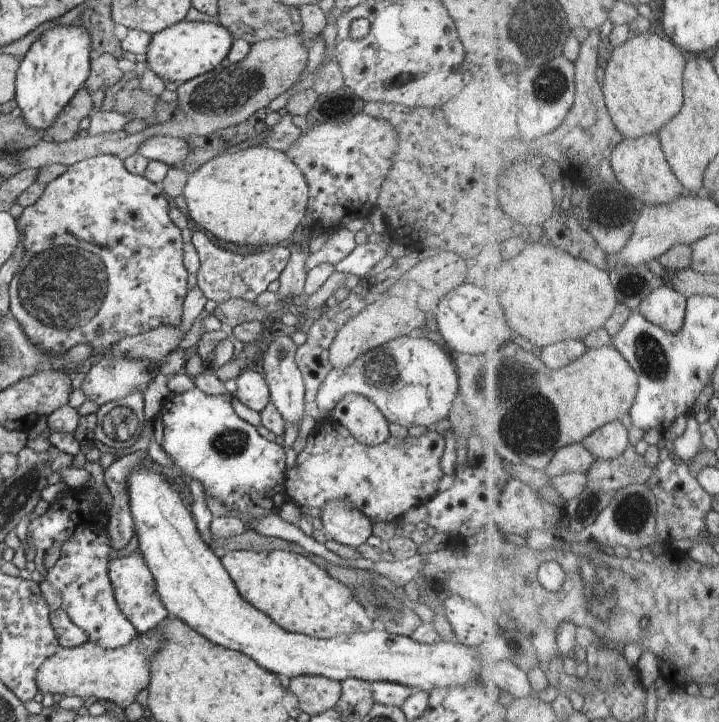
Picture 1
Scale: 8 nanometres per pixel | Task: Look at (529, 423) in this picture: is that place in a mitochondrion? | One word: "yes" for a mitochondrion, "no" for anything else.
yes

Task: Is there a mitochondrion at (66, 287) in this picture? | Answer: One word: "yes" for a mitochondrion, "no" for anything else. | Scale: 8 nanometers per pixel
yes

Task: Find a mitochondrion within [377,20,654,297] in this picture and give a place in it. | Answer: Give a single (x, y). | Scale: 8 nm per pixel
(550, 86)

